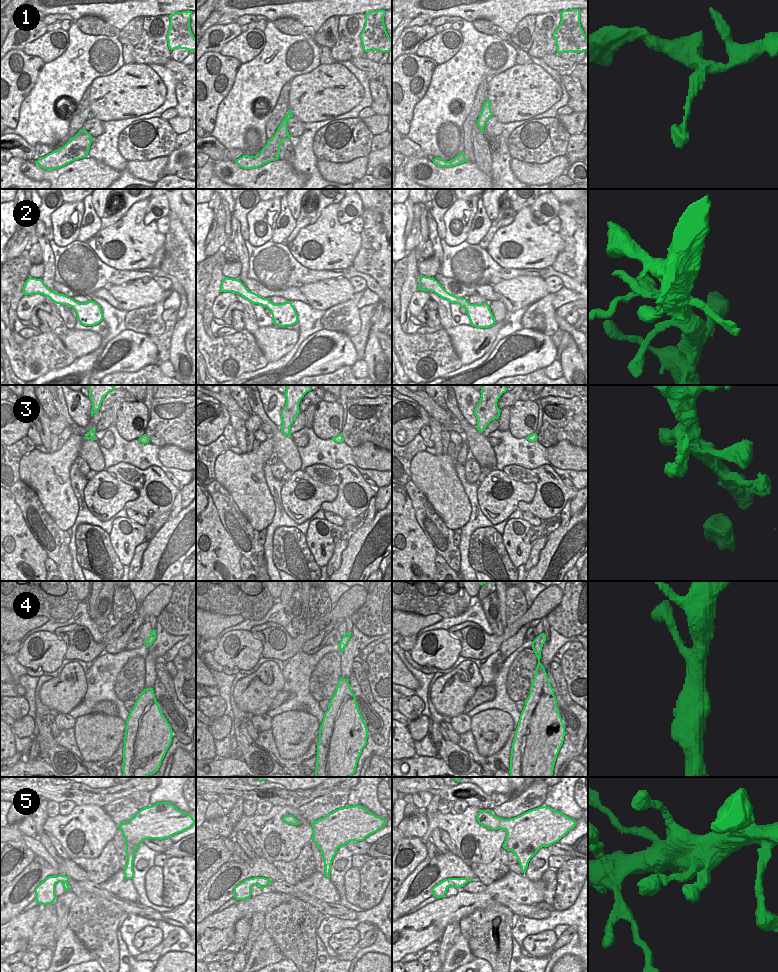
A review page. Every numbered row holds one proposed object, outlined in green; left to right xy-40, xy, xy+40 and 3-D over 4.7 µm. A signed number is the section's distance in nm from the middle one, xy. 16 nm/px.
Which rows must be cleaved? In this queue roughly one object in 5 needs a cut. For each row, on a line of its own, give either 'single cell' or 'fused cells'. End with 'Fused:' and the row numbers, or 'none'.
1: single cell
2: fused cells
3: fused cells
4: single cell
5: single cell
Fused: 2, 3

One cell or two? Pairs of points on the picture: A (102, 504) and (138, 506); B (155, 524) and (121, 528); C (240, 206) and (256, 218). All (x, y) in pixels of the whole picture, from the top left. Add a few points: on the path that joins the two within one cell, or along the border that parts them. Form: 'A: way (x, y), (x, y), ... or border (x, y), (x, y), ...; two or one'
A: border (122, 482), (138, 491), (138, 496), (124, 508); two
B: border (143, 526), (145, 539); two
C: border (260, 200), (247, 214), (248, 236); two

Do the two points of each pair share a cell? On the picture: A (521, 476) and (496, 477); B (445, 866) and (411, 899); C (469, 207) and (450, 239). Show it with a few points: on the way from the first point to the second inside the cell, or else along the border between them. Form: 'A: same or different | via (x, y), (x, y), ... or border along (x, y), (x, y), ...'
A: different | border along (502, 471), (517, 481), (523, 483), (532, 482)
B: same | via (439, 876), (421, 893)
C: same | via (461, 215), (457, 219), (456, 231)

